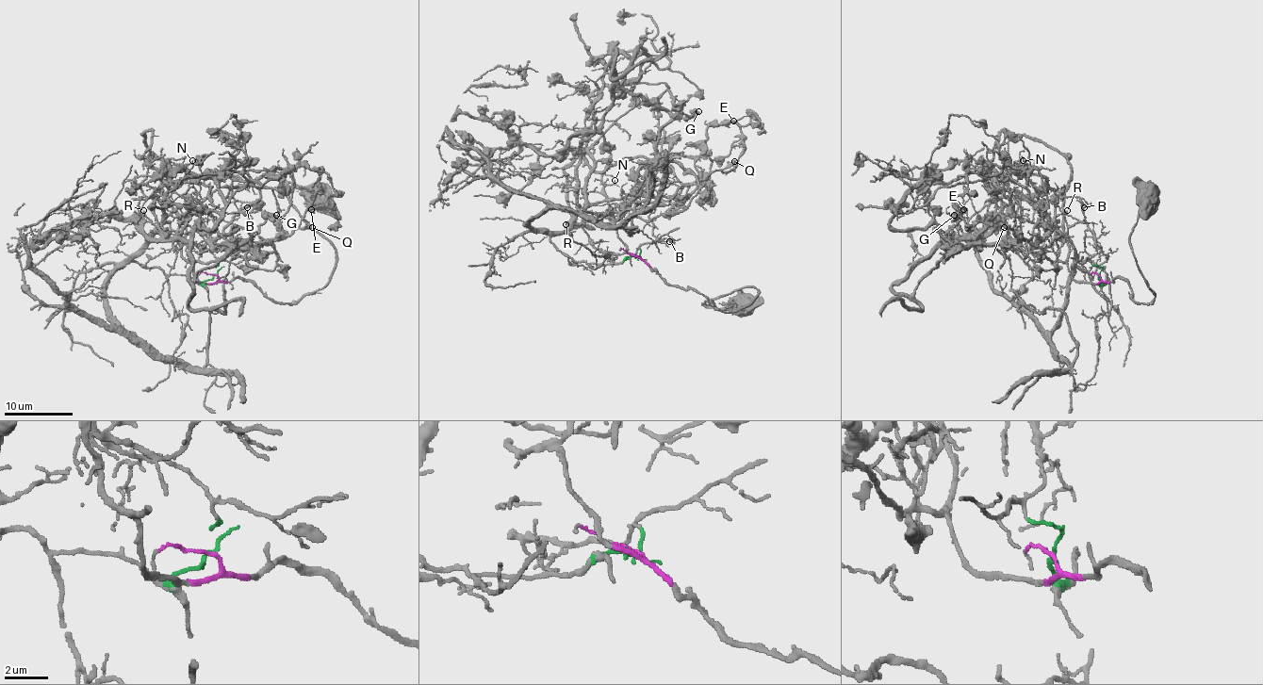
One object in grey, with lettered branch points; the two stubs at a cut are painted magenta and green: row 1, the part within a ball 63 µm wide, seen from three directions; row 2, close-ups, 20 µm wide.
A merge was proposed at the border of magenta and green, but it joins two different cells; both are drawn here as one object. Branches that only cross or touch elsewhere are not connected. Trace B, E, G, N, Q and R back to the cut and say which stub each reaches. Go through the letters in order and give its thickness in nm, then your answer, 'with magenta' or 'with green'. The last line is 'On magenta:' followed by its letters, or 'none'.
B: 130 nm | with green
E: 140 nm | with magenta
G: 480 nm | with green
N: 120 nm | with green
Q: 380 nm | with magenta
R: 200 nm | with green
On magenta: E, Q

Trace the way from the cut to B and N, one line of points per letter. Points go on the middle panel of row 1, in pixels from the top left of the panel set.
B: (637, 256), (639, 248), (601, 252), (574, 219), (595, 203), (647, 191), (658, 202), (652, 234), (669, 240)
N: (637, 256), (639, 248), (601, 252), (574, 222), (598, 160), (608, 164), (601, 181), (615, 179)

